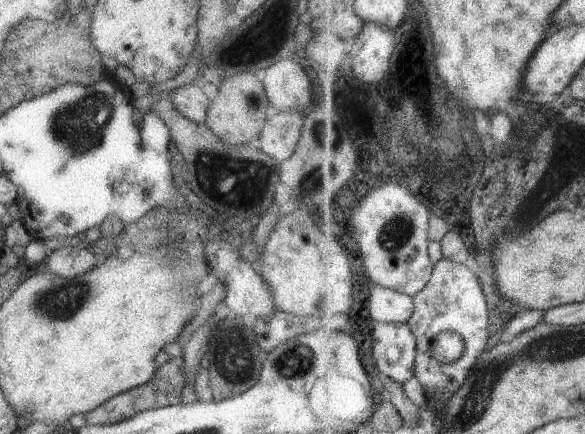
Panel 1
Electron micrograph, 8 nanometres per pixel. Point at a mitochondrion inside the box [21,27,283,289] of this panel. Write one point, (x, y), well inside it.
(78, 126)

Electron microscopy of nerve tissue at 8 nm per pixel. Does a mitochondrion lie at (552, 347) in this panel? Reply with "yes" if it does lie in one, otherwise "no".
yes

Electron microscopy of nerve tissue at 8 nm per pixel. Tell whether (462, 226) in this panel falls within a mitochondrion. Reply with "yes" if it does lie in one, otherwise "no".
no

